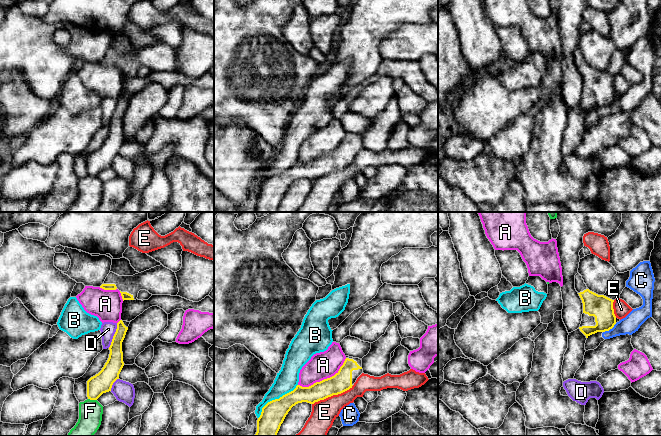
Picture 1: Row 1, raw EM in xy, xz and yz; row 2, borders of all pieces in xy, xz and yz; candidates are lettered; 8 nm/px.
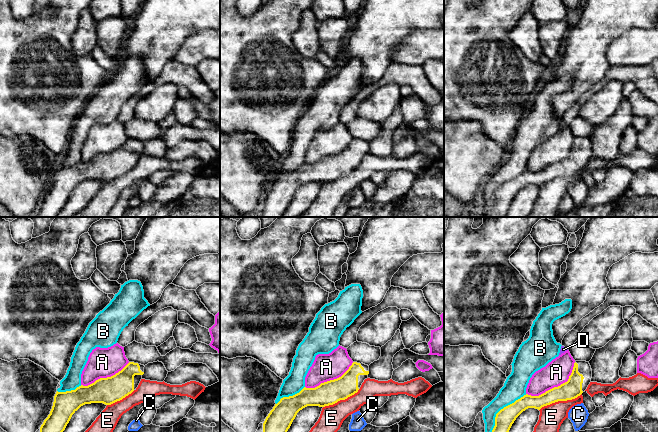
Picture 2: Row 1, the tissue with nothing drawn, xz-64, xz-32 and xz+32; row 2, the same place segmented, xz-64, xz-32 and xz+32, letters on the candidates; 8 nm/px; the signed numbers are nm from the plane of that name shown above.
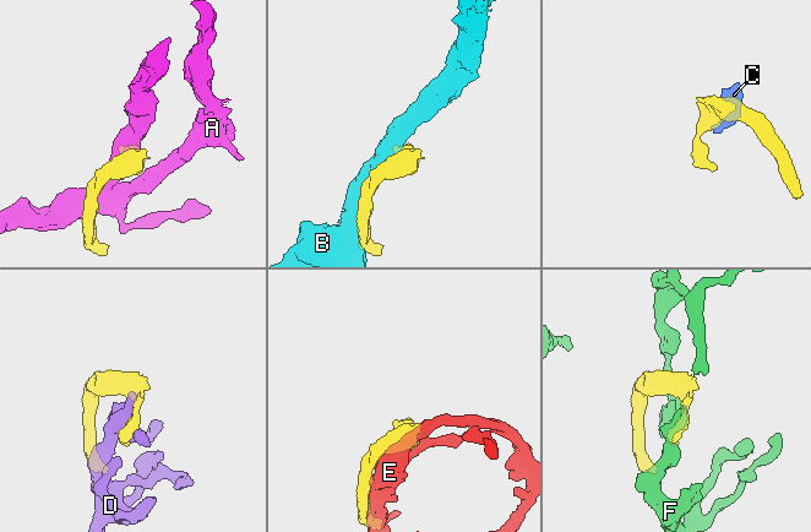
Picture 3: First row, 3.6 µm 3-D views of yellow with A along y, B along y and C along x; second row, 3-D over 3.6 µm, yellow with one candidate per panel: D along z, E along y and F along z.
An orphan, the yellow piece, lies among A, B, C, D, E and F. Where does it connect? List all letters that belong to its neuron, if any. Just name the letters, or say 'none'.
none

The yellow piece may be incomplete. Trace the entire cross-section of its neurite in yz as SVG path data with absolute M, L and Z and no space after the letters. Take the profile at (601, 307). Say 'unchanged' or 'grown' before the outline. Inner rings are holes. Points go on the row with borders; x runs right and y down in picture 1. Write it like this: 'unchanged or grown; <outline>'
grown; M579 273L575 275L575 289L583 303L582 321L579 329L586 338L597 332L612 329L616 324L614 300L590 291Z

